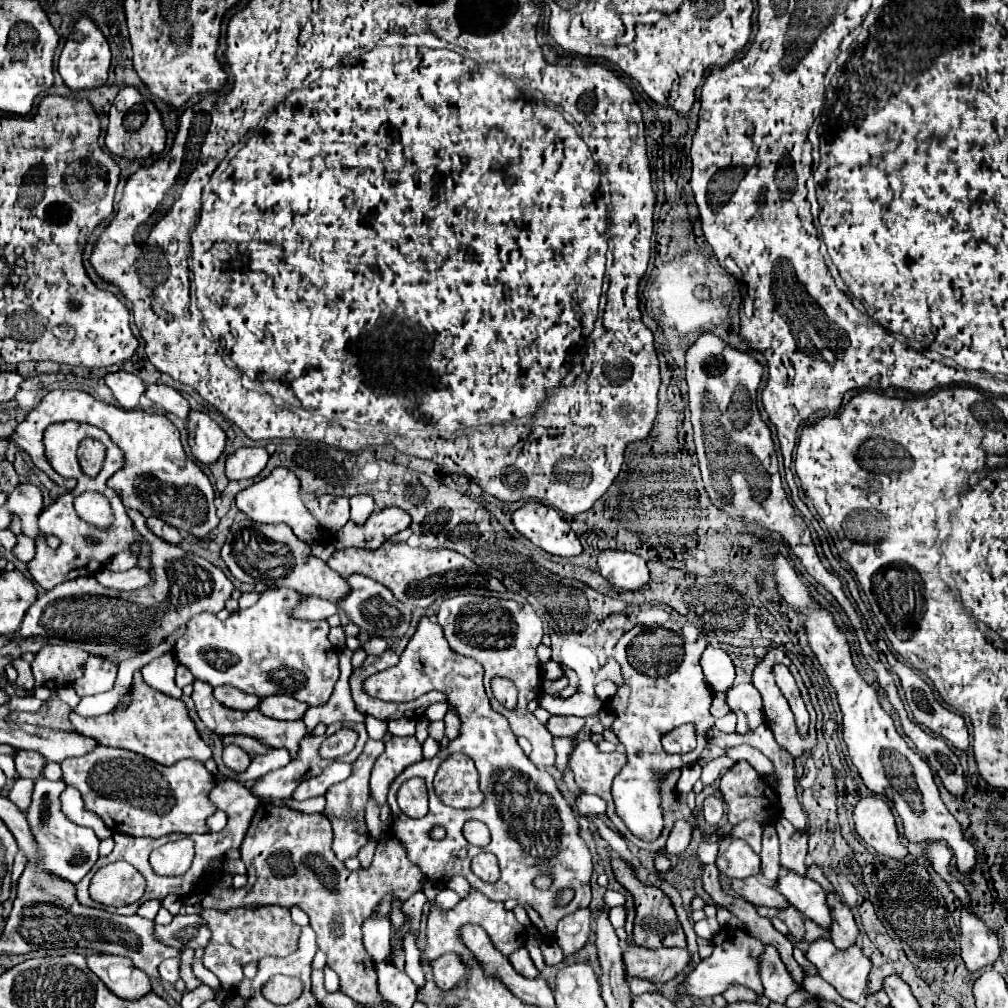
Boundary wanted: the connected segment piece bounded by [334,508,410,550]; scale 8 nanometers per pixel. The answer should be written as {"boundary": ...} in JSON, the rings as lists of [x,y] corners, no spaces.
{"boundary":[[[382,510],[378,514],[372,514],[364,526],[356,526],[352,520],[345,524],[334,534],[334,546],[346,548],[366,548],[376,550],[380,548],[388,538],[398,534],[400,530],[406,530],[410,526],[410,516],[402,510]]]}

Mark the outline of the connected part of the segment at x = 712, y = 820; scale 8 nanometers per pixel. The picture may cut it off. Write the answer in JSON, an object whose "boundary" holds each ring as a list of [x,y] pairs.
{"boundary":[[[706,796],[702,808],[704,808],[704,820],[706,820],[706,824],[708,826],[718,826],[720,820],[722,820],[722,816],[724,816],[724,804],[722,804],[722,800],[718,800],[716,796]]]}

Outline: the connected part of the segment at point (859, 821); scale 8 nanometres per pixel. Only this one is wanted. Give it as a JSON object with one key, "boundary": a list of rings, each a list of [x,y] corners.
{"boundary":[[[868,796],[860,800],[854,810],[854,824],[858,836],[878,854],[894,860],[900,860],[908,854],[906,846],[900,842],[894,814],[882,798]]]}

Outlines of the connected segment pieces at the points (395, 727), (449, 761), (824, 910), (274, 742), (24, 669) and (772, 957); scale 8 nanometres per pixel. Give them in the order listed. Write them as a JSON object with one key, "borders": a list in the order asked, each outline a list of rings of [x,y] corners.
{"borders":[[[[392,720],[388,722],[388,732],[392,736],[414,736],[416,722],[414,720]]],[[[463,753],[448,756],[434,778],[434,790],[438,798],[456,808],[480,806],[482,794],[478,788],[478,772],[474,762]]],[[[784,872],[780,876],[780,882],[776,884],[776,890],[814,924],[818,924],[824,930],[830,930],[832,926],[830,906],[826,902],[826,892],[822,890],[820,884],[806,876]]],[[[194,680],[194,692],[192,692],[192,700],[196,704],[196,712],[200,716],[200,720],[216,734],[246,734],[246,736],[254,736],[260,738],[264,742],[268,742],[272,748],[286,748],[290,752],[290,758],[294,760],[298,756],[298,748],[300,748],[300,738],[304,738],[306,734],[306,726],[304,722],[284,722],[284,720],[274,720],[264,716],[258,708],[250,710],[250,712],[238,712],[238,710],[230,710],[226,706],[222,706],[220,702],[216,702],[216,698],[212,696],[212,686],[208,682],[202,680]]],[[[14,658],[14,660],[12,660],[12,666],[16,668],[17,686],[24,690],[32,690],[35,684],[31,664],[28,664],[28,662],[22,660],[22,658]]],[[[766,946],[764,958],[760,960],[760,974],[762,974],[762,984],[764,984],[764,996],[770,998],[772,1002],[784,1004],[786,998],[798,990],[790,974],[786,972],[784,962],[780,960],[780,954],[774,946]]]]}

